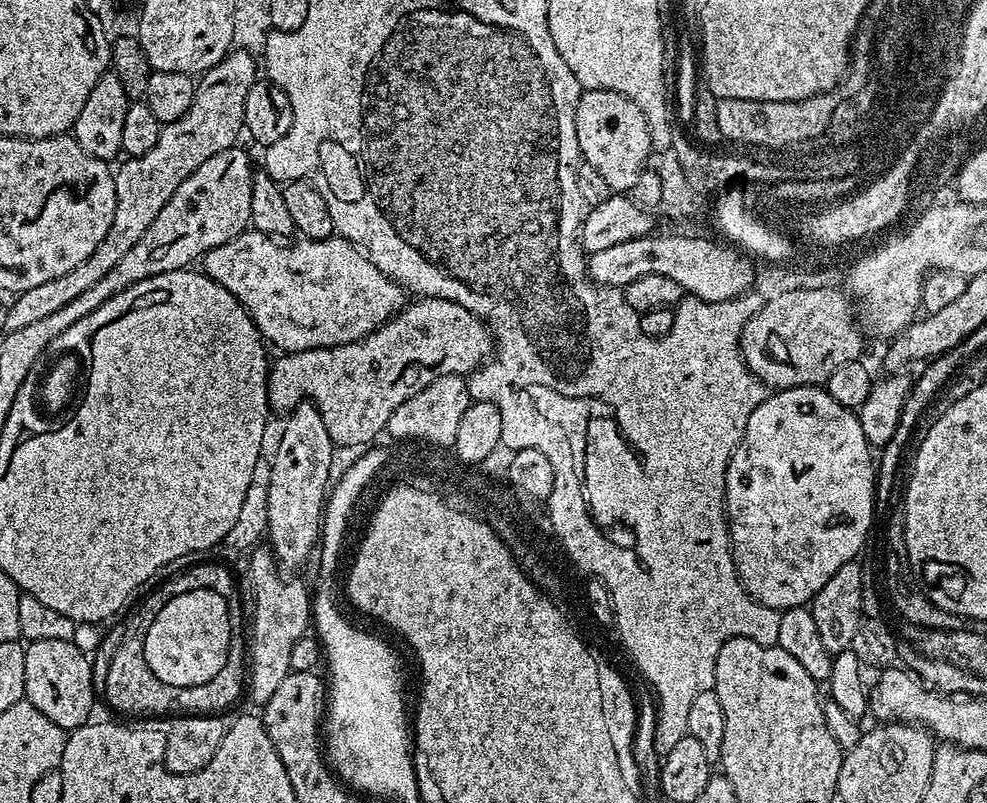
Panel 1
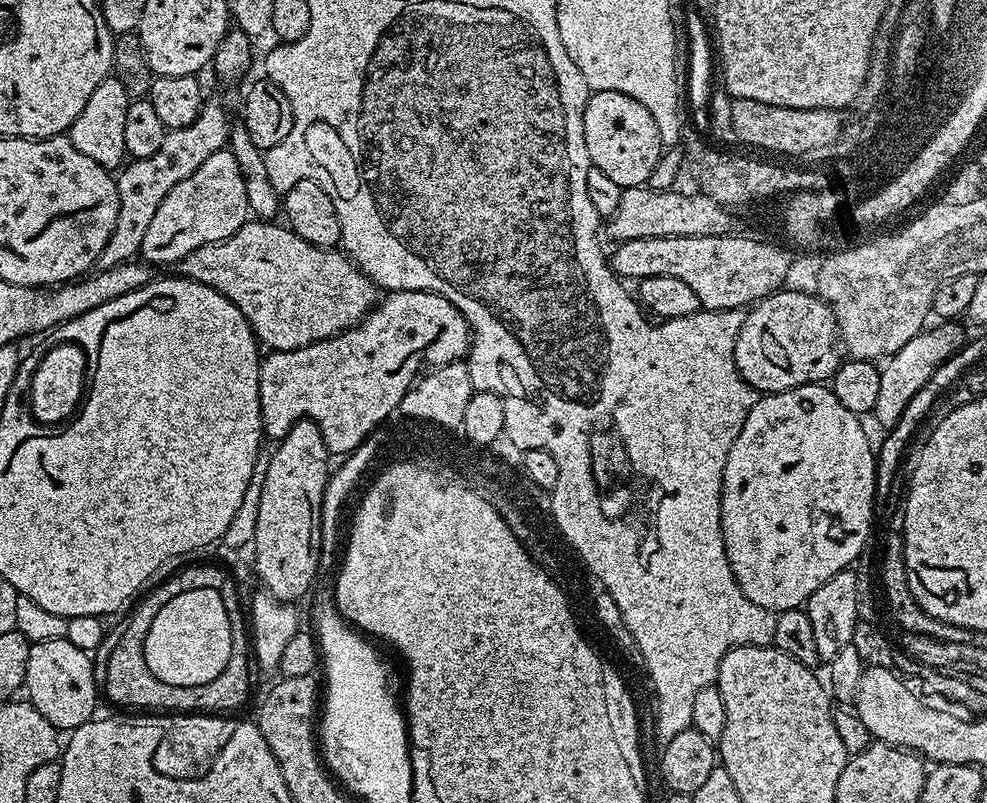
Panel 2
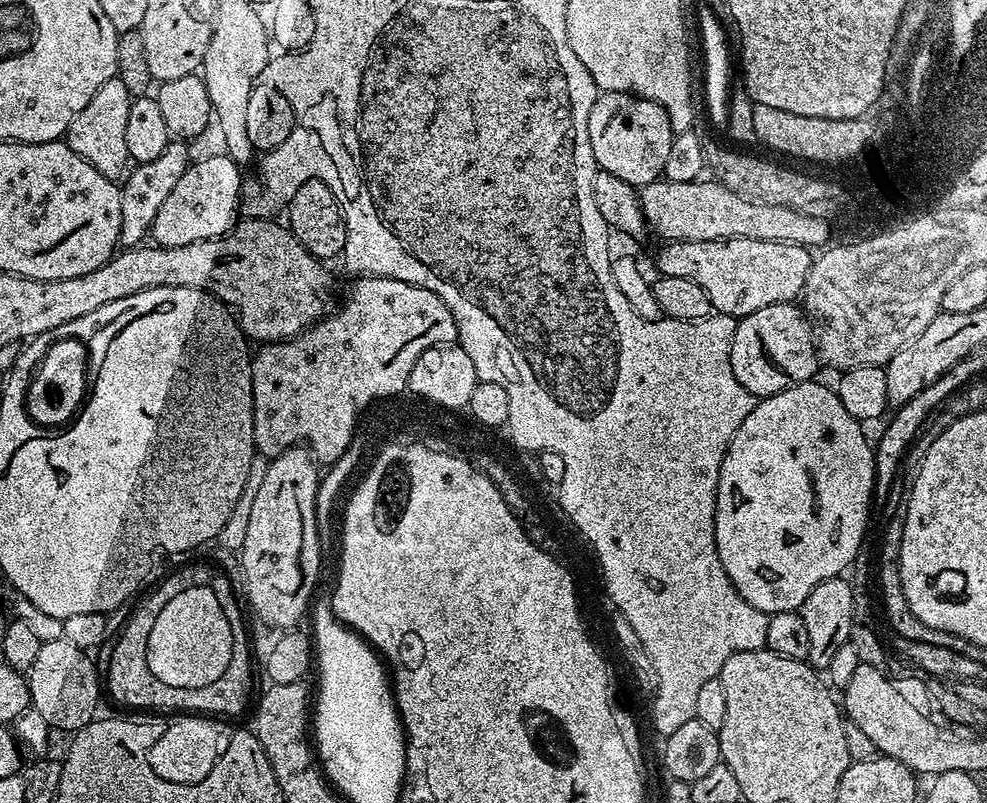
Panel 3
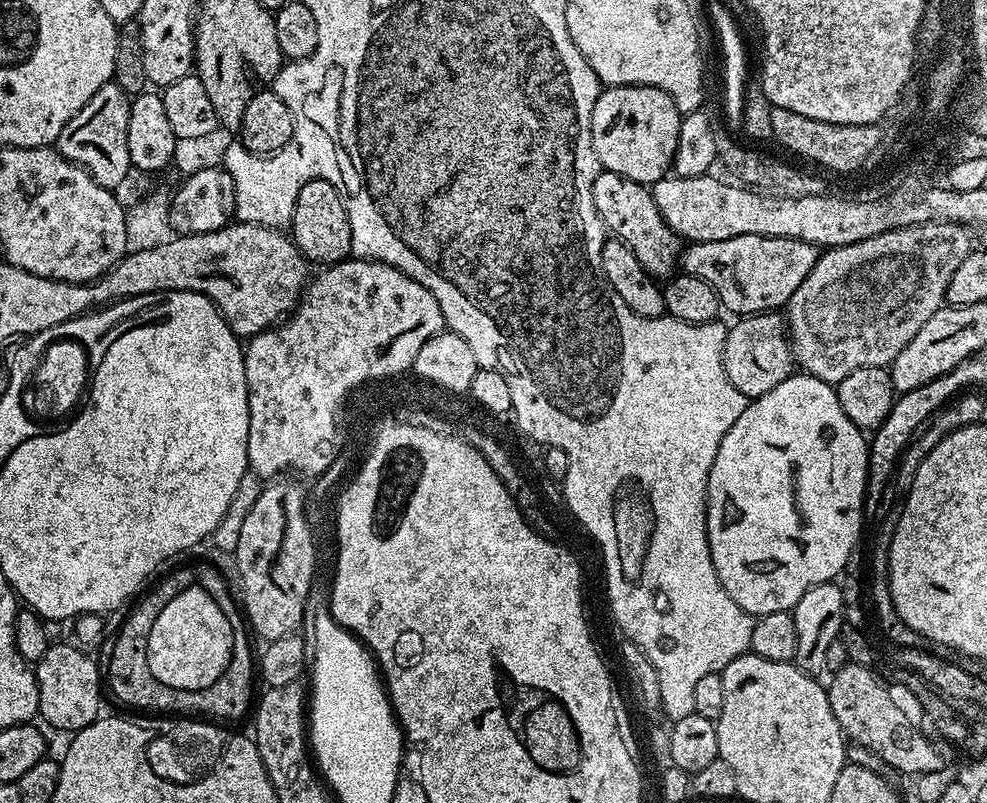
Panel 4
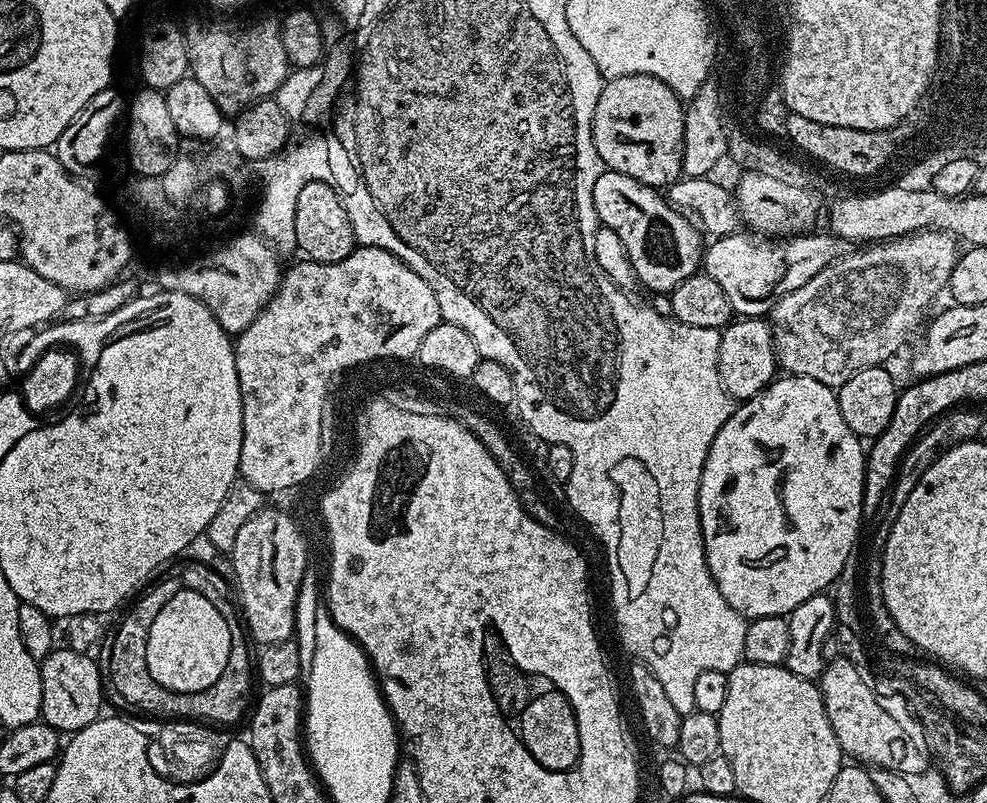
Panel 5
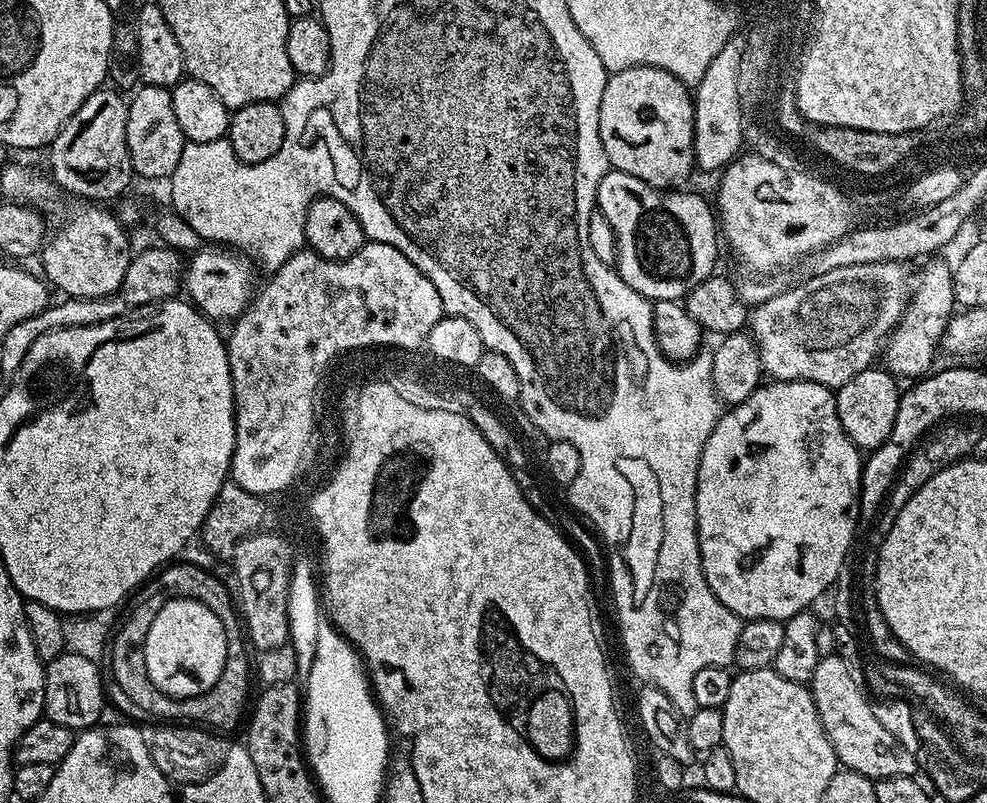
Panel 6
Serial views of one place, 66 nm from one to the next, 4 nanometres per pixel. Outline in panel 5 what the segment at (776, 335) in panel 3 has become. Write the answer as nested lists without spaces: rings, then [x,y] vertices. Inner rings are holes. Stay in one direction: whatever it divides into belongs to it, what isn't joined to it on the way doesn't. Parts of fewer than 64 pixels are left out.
[[[736,318],[720,334],[718,346],[718,374],[724,391],[733,401],[743,402],[754,398],[778,376],[776,347],[772,326],[764,318]]]

